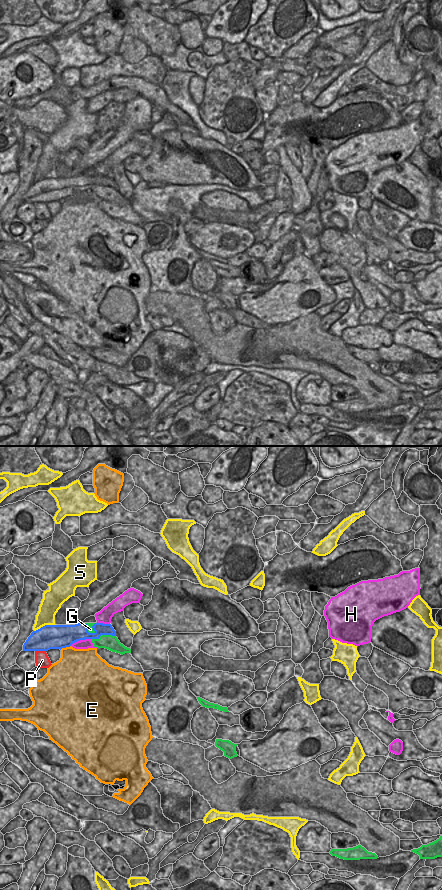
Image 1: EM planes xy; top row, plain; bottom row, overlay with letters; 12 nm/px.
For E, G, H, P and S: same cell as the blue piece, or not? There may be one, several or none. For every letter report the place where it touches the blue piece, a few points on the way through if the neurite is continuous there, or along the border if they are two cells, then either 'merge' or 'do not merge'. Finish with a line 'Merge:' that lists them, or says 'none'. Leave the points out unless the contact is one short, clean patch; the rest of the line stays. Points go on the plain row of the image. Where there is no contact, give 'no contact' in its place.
E: contact xy (65, 199); do not merge
G: contact xy (103, 186); border xy (115, 187), (101, 187), (98, 190), (91, 191); do not merge
H: contact xy (80, 191); do not merge
P: contact xy (40, 202); border xy (35, 202), (45, 203); do not merge
S: contact xy (45, 177); do not merge
Merge: none

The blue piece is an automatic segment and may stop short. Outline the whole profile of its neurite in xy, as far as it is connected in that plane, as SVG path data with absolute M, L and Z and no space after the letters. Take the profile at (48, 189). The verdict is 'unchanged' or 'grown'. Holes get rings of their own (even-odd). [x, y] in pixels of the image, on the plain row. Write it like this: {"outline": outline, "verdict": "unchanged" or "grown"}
{"outline": "M95 175L94 185L88 184L88 176L45 177L33 183L23 197L23 203L48 203L70 199L73 195L85 191L99 191L101 187L116 188L111 176Z", "verdict": "unchanged"}

